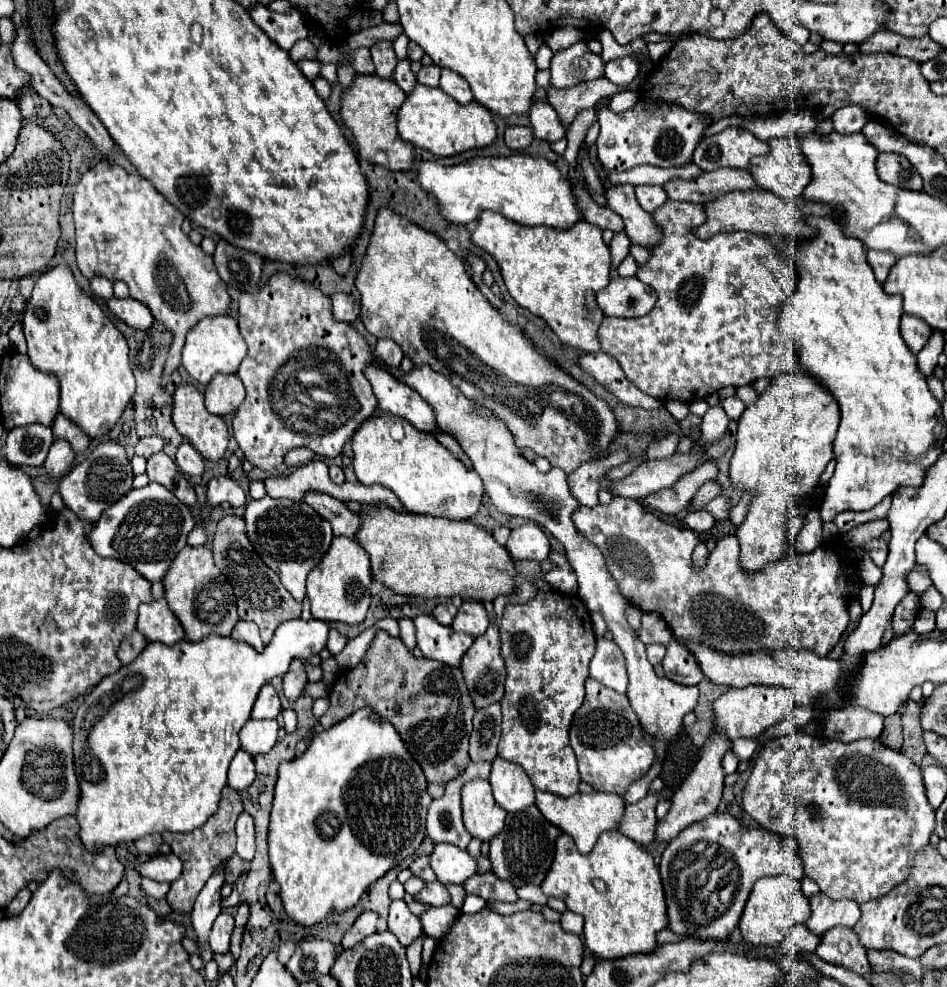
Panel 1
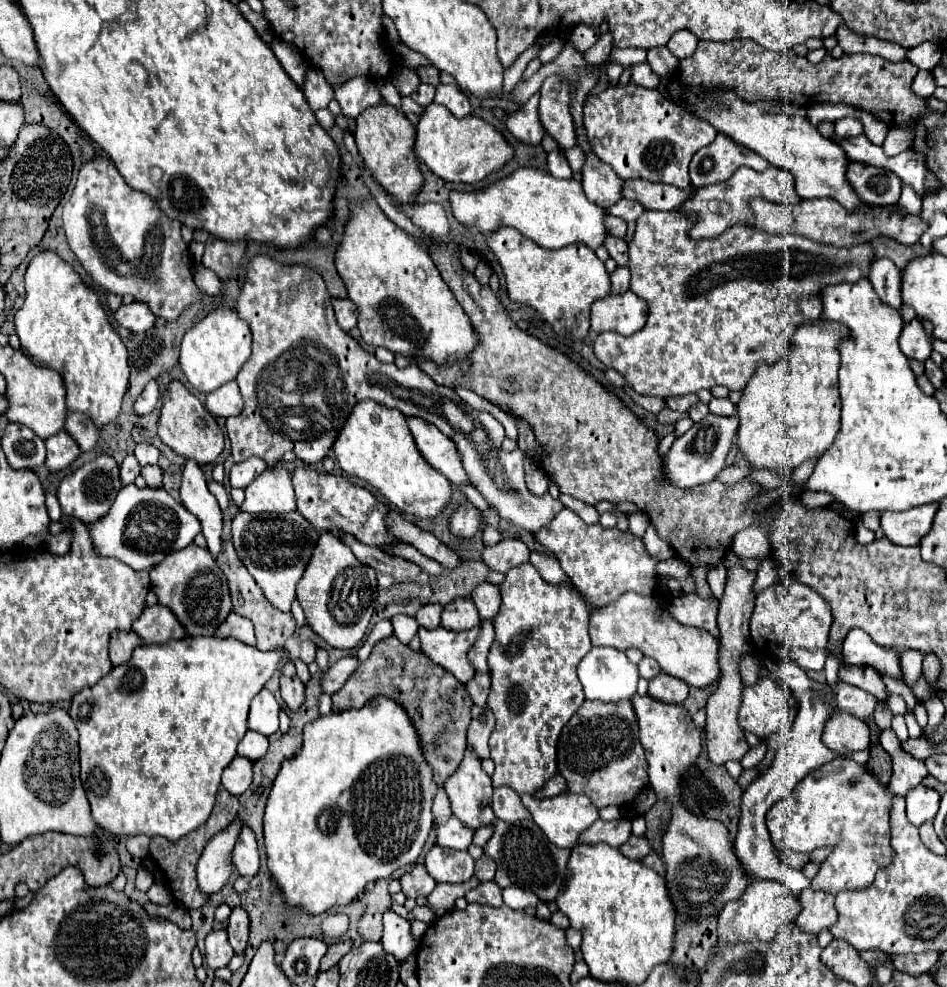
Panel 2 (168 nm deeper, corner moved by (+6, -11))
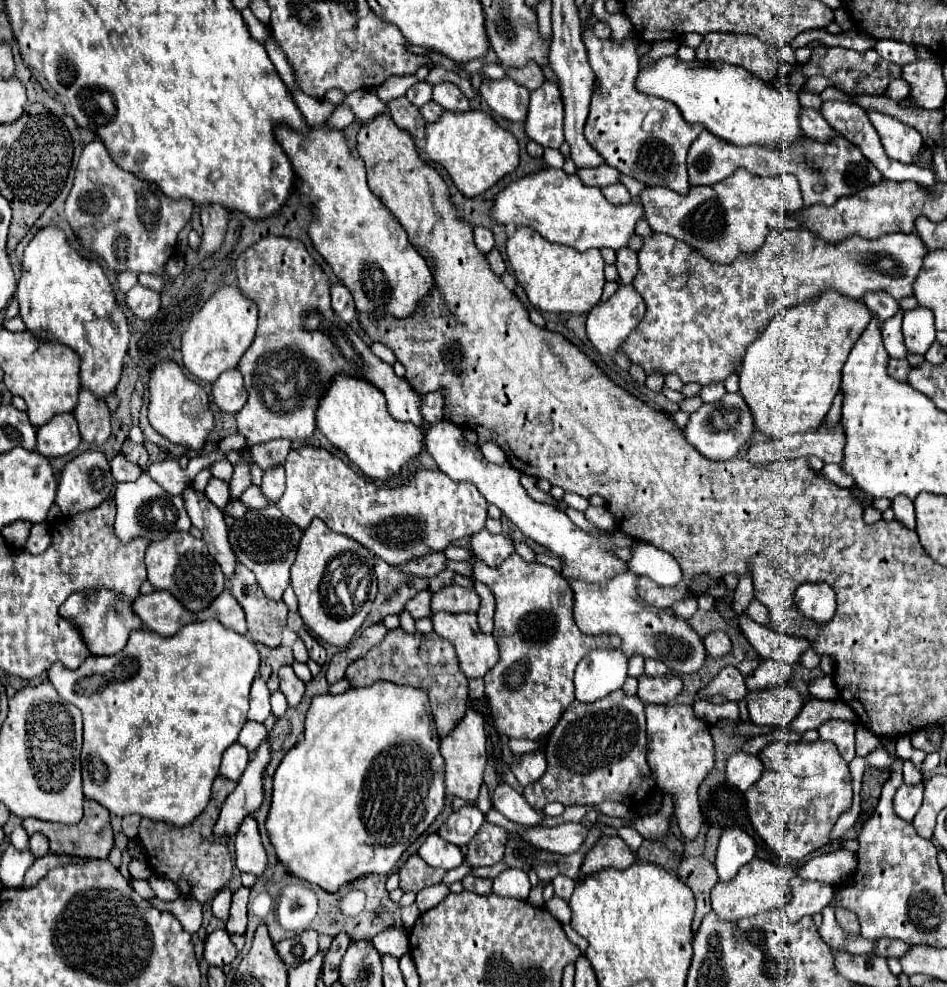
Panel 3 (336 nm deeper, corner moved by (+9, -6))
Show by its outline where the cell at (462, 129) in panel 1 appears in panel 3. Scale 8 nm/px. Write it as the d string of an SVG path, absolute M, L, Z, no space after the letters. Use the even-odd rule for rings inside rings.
M446 111L440 121L426 127L424 151L428 159L440 163L448 171L454 185L466 197L482 195L504 175L512 173L518 167L518 141L510 131L502 129L486 111Z

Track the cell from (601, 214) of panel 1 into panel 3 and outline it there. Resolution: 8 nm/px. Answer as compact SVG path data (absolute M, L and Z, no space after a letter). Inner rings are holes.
M620 249L616 257L618 257L616 269L620 273L620 281L622 285L630 285L638 273L638 255L632 249Z

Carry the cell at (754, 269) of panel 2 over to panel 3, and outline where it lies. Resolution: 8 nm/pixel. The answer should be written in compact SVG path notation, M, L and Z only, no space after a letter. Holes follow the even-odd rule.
M776 229L752 257L740 257L730 265L718 265L706 261L682 241L670 235L654 233L652 237L644 239L644 247L638 253L640 271L632 283L634 289L646 297L646 315L622 343L620 351L626 353L632 363L642 365L646 373L662 371L668 375L674 371L684 383L700 385L724 381L730 373L736 373L746 347L766 329L776 313L796 303L814 299L818 293L822 293L822 289L834 289L856 299L864 297L868 291L886 291L894 299L912 297L912 285L924 265L926 255L928 249L922 245L916 233L890 233L874 241L850 237L840 243L828 243L808 229Z

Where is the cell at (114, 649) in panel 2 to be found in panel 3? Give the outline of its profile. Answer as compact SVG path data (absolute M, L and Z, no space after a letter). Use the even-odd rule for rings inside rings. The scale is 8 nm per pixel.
M94 589L88 593L72 593L62 605L60 605L60 615L76 625L76 629L82 635L82 641L90 649L92 655L114 655L126 647L128 635L134 629L142 627L140 617L132 609L132 601L122 597L120 593L112 589Z

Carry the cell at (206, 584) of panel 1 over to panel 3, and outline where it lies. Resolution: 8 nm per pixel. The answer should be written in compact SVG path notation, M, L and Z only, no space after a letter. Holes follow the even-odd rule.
M174 531L162 541L152 541L146 549L146 569L148 581L154 585L154 589L170 591L192 613L198 613L210 605L210 601L214 601L214 597L218 597L226 587L224 575L208 553L206 543L184 531Z

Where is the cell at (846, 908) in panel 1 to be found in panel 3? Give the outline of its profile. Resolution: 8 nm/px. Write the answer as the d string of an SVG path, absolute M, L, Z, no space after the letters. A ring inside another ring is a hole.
M792 877L790 889L792 889L792 899L784 907L784 915L788 921L798 921L804 915L816 915L832 899L832 885L822 881Z

